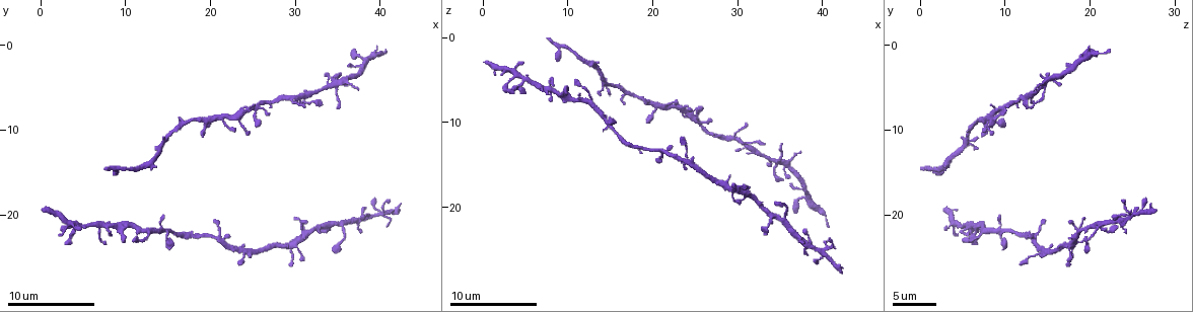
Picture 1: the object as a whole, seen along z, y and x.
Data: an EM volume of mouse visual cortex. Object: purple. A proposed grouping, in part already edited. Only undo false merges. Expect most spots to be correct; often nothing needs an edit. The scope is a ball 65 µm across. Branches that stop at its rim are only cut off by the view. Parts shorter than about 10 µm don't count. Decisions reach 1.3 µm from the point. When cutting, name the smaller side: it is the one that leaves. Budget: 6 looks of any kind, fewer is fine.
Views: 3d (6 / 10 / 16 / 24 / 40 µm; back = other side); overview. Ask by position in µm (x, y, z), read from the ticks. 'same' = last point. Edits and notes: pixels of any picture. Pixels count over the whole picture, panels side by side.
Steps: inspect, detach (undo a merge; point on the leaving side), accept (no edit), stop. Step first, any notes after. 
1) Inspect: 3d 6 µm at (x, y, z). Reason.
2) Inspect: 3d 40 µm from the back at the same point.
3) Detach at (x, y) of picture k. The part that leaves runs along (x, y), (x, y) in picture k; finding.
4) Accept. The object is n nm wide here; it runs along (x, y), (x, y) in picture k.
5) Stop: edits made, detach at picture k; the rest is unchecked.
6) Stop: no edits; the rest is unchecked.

Inspect: 3d 6 µm at (19.2, 9.0, 7.6). Side arm on a straight run.

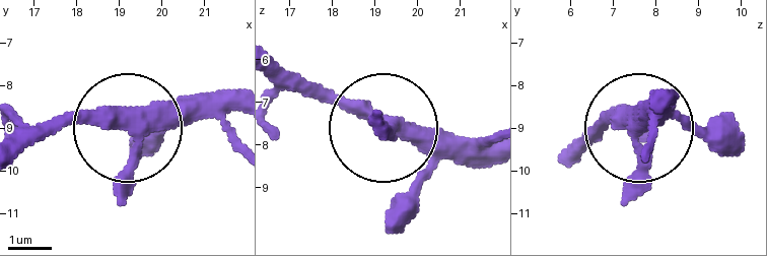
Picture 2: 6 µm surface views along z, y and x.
Inspect: 3d 6 µm from the back at (19.20, 8.90, 7.40). From behind.

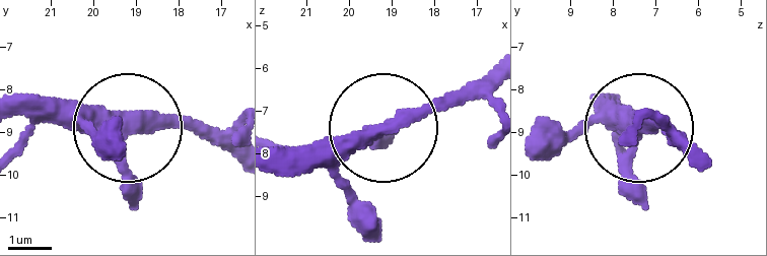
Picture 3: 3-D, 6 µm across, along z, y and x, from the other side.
Accept. It runs along (236, 163), (182, 130), (32, 119) in picture 3; all the same neuron.

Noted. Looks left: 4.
Inspect: 3d 10 µm at (25.6, 7.0, 10.0). Three-way junction.

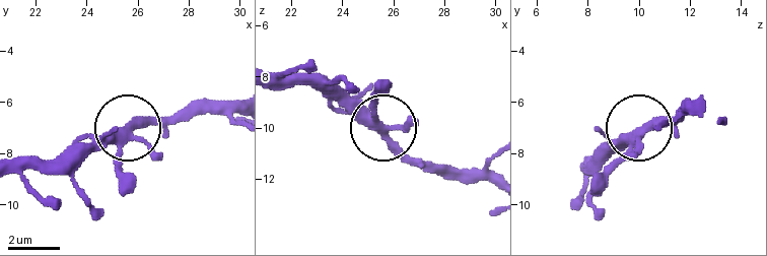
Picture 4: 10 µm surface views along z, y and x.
Accept. All the same neuron.

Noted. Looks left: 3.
Inspect: 3d 16 µm at (20.4, 22.8, 13.2). Three-way junction.

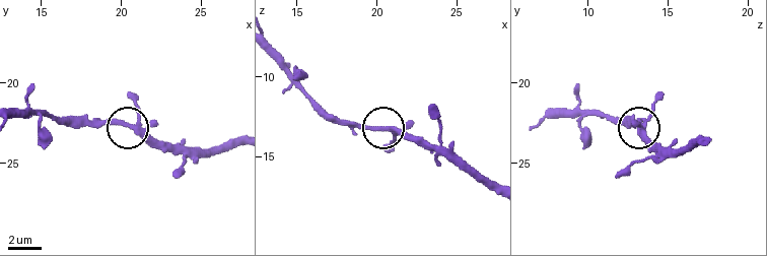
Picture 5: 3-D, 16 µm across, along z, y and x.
Inspect: 3d 16 µm from the back at (20.5, 22.7, 13.3). Other side.

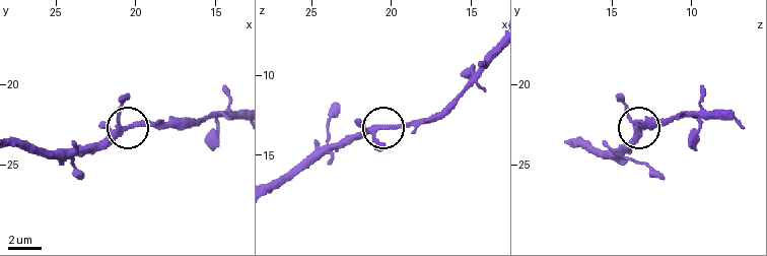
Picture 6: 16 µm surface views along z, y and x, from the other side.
Accept. 3 arms meet here; all the same neuron.

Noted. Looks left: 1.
Stop: no edits; the rest is unchecked.

